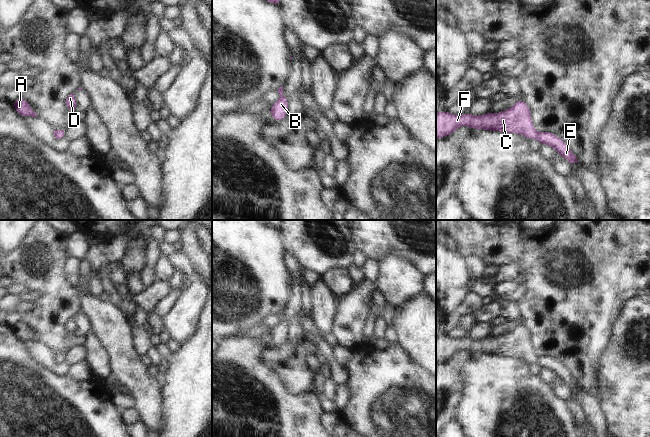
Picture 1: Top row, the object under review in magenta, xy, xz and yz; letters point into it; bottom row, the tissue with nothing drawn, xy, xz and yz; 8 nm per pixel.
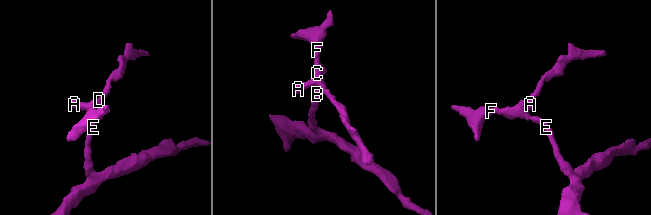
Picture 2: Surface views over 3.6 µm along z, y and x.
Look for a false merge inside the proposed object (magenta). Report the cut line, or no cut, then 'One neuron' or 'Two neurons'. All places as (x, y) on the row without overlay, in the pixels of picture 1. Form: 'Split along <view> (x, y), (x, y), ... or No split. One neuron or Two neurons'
No split. One neuron

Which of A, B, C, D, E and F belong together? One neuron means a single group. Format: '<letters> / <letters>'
A B C D E F

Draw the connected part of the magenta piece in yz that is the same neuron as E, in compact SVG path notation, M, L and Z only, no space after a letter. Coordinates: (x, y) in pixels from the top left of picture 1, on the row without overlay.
M517 323L512 331L500 337L490 335L485 339L473 340L469 336L453 339L448 335L438 335L436 337L436 364L452 359L461 350L524 359L528 364L537 363L541 369L554 372L557 378L566 382L570 388L578 386L570 371L557 359L548 355L537 356L535 354L531 334L523 323Z

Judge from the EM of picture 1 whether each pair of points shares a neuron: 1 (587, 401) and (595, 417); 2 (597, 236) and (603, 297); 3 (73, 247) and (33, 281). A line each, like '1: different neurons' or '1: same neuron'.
1: same neuron
2: same neuron
3: different neurons

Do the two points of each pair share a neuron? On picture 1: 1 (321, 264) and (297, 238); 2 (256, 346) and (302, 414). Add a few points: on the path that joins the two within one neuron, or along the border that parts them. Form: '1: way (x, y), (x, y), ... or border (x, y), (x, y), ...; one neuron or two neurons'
1: way (317, 258), (303, 244); one neuron
2: way (255, 364), (255, 372), (284, 401); one neuron

